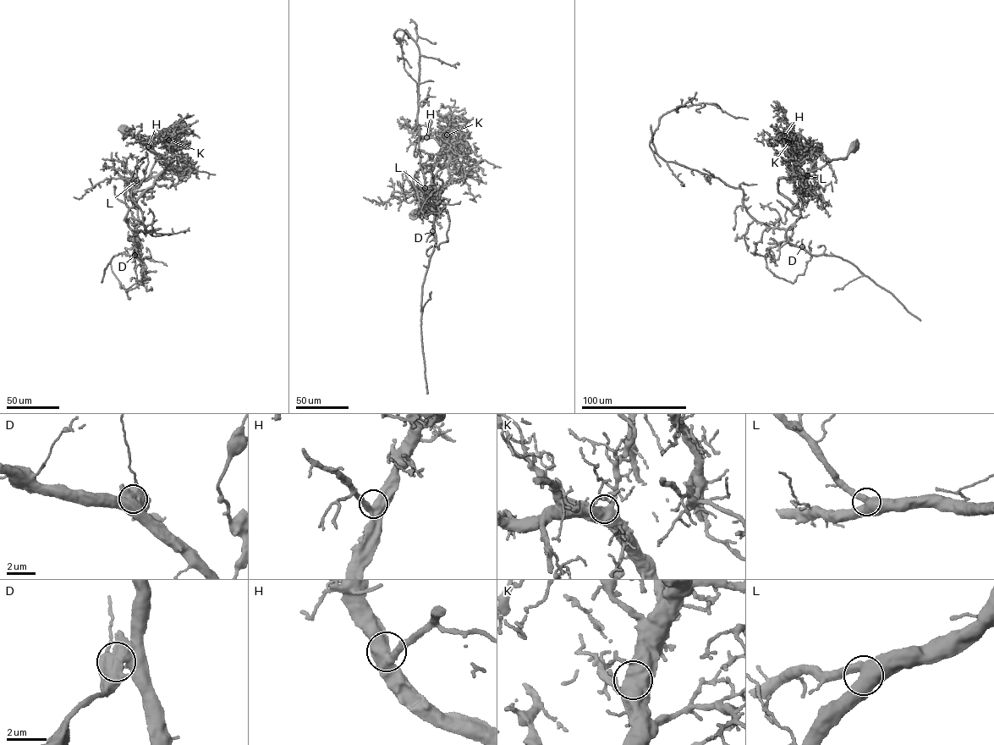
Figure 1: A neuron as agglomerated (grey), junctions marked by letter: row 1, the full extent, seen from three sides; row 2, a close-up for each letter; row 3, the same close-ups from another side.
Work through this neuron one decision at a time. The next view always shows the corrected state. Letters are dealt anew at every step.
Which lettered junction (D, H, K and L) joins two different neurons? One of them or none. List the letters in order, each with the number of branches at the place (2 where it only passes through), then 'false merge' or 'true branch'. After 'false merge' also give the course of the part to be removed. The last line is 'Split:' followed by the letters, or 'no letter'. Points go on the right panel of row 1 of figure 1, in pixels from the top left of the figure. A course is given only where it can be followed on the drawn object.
D: 3 branches meet; true branch
H: 3 branches meet; true branch
K: 3 branches meet; true branch
L: 3 branches meet; true branch
Split: no letter

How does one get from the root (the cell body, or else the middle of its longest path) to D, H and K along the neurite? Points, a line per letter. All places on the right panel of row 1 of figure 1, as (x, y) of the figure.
D: (853, 145), (845, 157), (778, 179), (778, 192), (798, 206), (800, 214), (786, 239), (802, 246)
H: (853, 145), (845, 157), (831, 160), (819, 168), (796, 175), (794, 162), (783, 144), (784, 135)
K: (853, 145), (845, 157), (831, 160), (819, 168), (796, 175), (793, 146), (788, 142)

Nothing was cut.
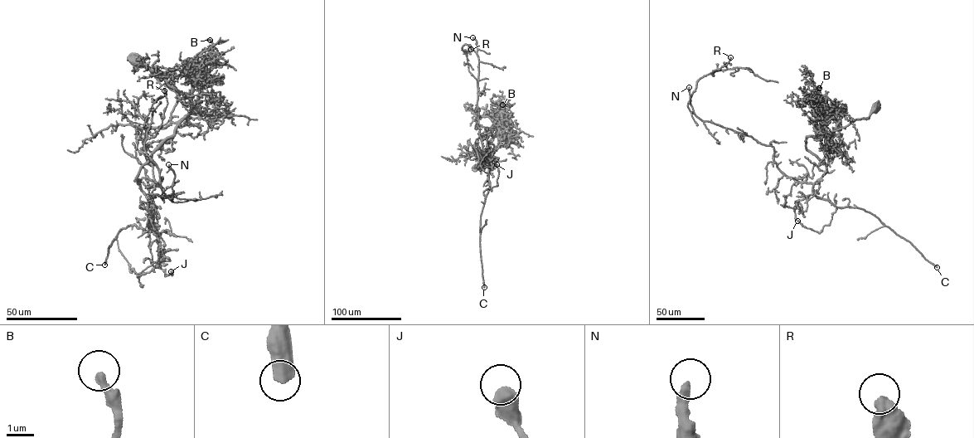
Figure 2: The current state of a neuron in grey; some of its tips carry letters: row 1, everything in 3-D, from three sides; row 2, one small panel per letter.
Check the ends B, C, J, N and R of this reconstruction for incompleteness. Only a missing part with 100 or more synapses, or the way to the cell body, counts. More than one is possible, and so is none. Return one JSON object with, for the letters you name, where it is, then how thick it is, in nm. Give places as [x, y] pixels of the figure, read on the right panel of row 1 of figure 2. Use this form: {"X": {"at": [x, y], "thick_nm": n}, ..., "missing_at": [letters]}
{"C": {"at": [937, 267], "thick_nm": 550}, "N": {"at": [689, 87], "thick_nm": 320}, "missing_at": ["C", "N"]}

